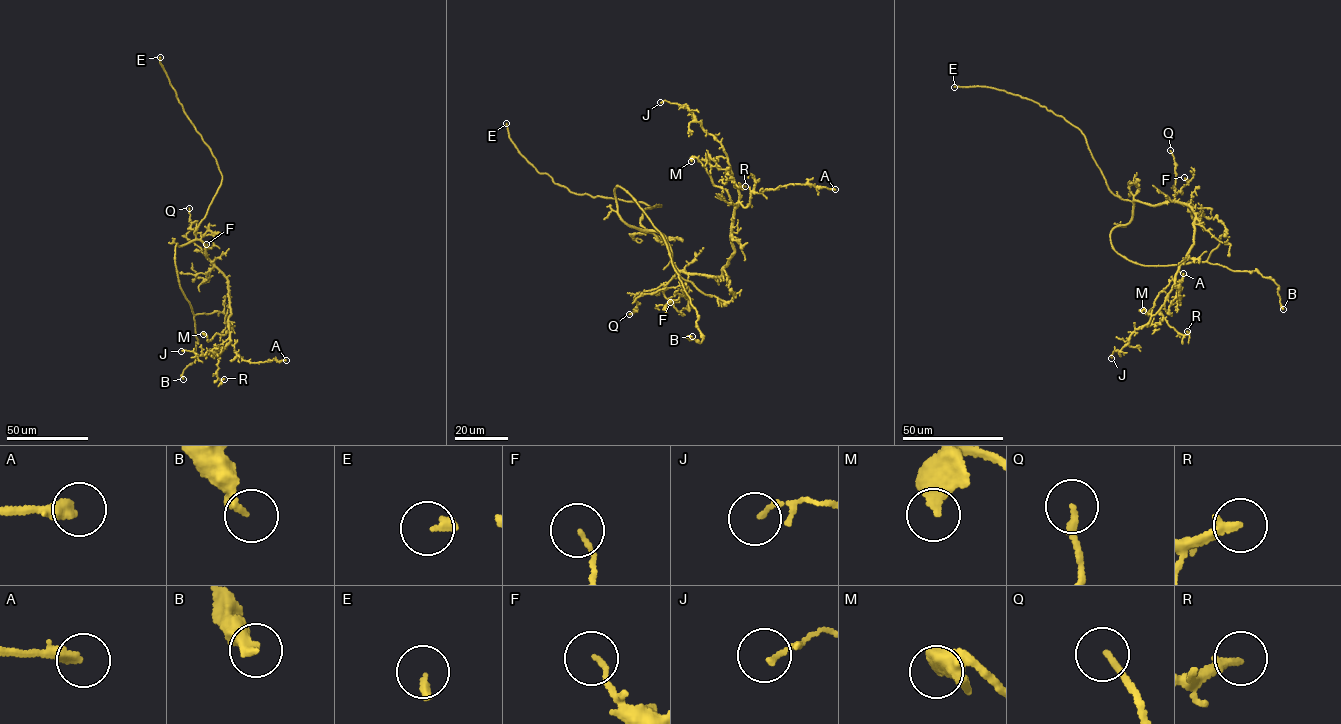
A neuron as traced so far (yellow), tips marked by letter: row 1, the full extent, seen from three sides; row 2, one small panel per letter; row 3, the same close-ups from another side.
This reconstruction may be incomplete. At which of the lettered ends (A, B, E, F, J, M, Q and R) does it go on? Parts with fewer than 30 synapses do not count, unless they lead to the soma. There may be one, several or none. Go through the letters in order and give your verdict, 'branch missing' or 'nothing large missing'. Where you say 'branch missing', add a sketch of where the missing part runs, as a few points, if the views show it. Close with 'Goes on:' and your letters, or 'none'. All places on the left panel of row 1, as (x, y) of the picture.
A: nothing large missing
B: nothing large missing
E: branch missing
F: nothing large missing
J: nothing large missing
M: nothing large missing
Q: nothing large missing
R: nothing large missing
Goes on: E

